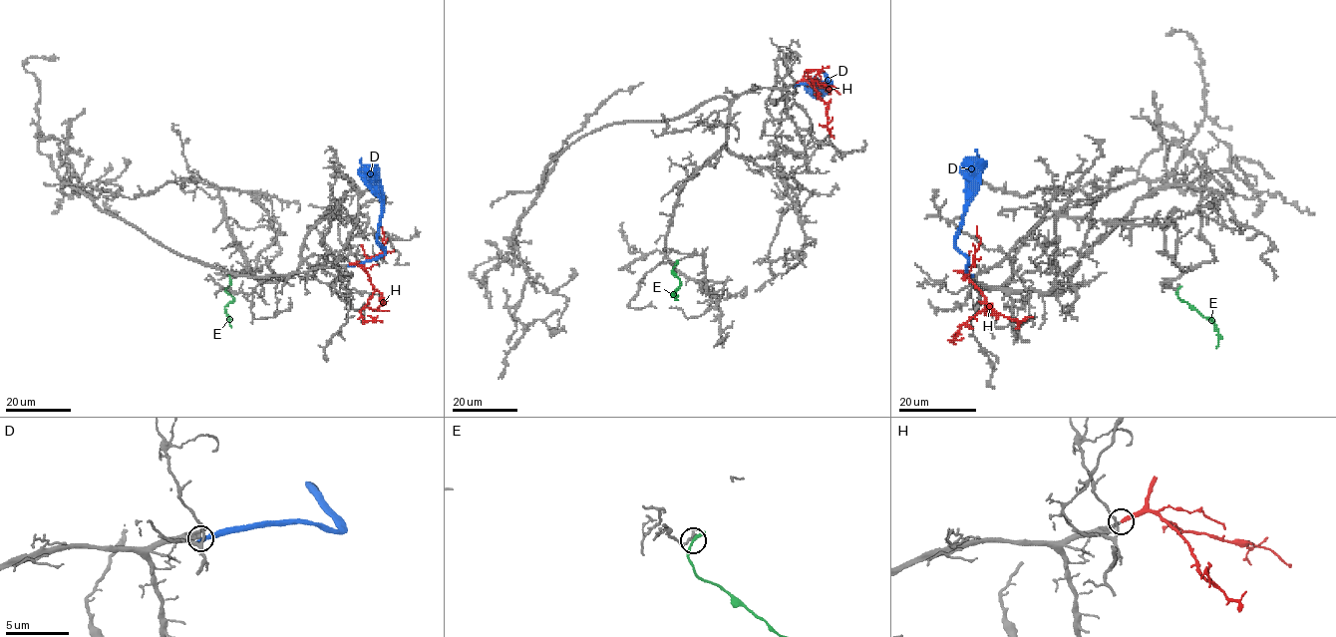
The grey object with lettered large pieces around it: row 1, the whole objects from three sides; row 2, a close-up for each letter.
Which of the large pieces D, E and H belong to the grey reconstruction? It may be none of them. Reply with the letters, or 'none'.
H

